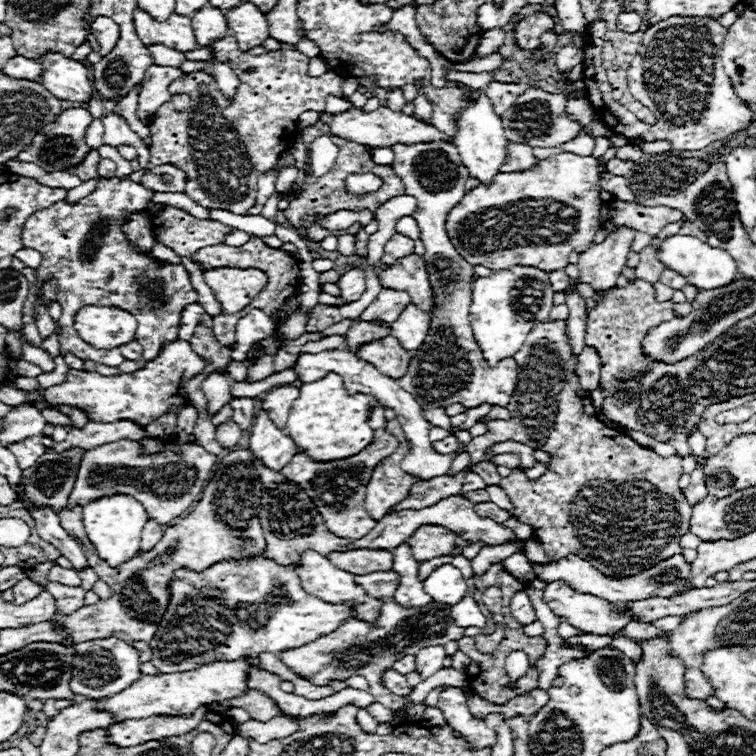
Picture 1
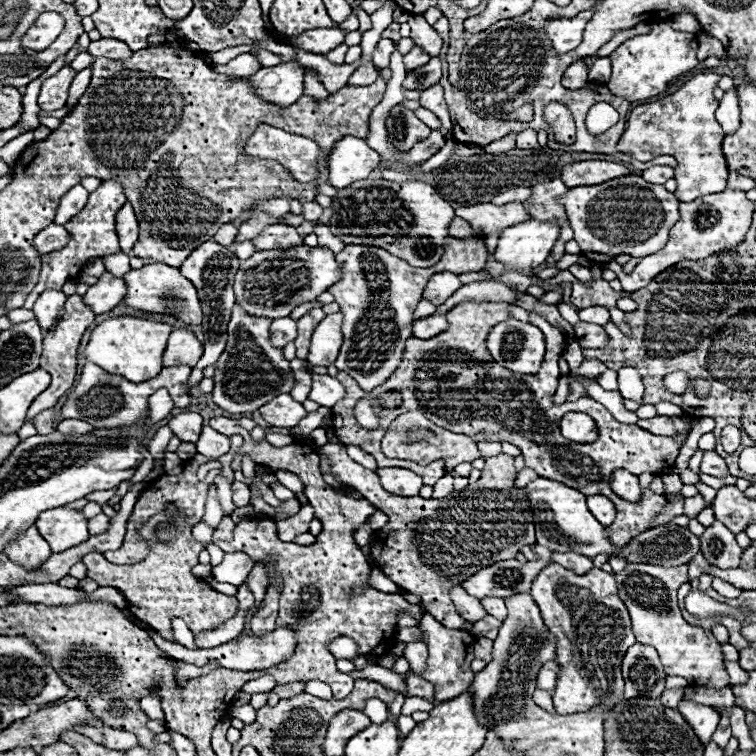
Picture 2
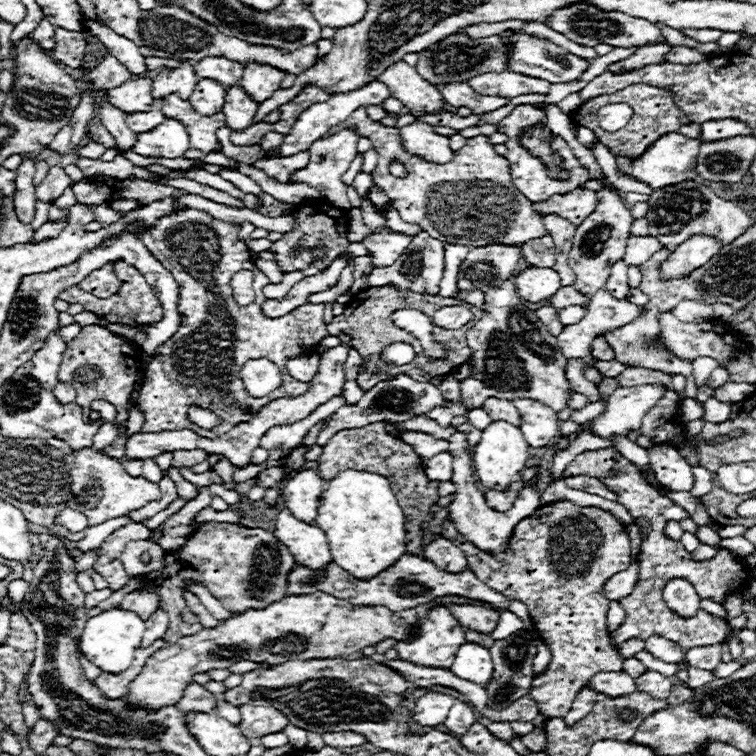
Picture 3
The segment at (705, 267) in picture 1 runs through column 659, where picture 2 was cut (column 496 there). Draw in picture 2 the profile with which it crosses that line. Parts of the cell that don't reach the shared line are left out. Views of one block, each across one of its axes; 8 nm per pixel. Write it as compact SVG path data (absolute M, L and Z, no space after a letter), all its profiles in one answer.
M530 218L522 224L506 228L500 234L496 260L506 268L532 270L548 260L558 236L560 224L556 220L540 222Z

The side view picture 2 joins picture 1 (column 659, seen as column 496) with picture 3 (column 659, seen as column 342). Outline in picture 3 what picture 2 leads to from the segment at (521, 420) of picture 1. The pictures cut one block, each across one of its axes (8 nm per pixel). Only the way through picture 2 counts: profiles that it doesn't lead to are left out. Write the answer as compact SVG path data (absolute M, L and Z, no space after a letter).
M656 444L654 450L648 452L648 456L660 486L676 492L692 490L694 486L692 466L680 456L680 452L674 446Z

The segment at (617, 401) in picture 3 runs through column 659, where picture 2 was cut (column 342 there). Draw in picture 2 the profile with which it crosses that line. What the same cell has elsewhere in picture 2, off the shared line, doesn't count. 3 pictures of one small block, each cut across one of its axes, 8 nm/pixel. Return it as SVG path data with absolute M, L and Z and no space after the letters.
M314 374L312 376L312 392L310 392L310 400L318 402L320 406L332 410L332 406L336 406L342 398L344 398L346 390L344 386L332 378L332 376L318 376Z

